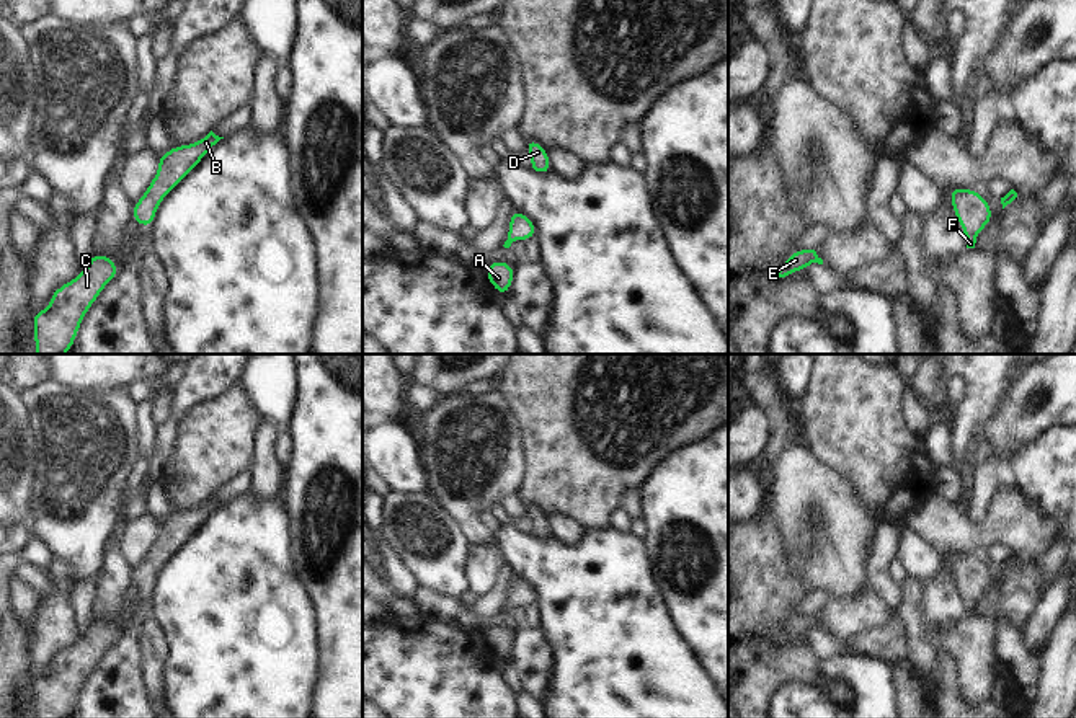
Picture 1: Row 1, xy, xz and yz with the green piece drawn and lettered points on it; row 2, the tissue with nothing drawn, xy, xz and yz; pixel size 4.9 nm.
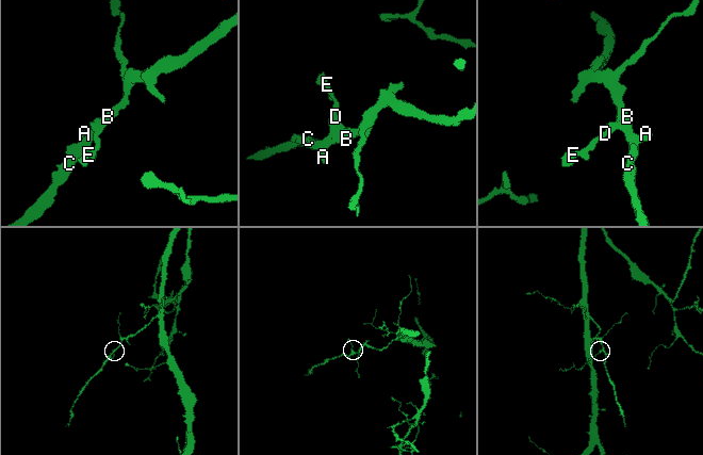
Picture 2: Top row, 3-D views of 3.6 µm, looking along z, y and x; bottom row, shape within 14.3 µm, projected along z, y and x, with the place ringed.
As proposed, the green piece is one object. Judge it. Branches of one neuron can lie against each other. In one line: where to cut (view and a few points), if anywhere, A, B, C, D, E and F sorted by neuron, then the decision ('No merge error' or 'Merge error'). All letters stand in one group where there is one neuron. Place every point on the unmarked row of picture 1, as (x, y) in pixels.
No split. Groups: A B C D E F. No merge error

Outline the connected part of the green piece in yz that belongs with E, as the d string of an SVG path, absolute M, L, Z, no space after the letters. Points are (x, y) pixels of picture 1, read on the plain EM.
M795 615L789 620L787 627L776 638L777 643L785 643L795 636L803 636L807 632L818 628L823 630L823 625L816 620L815 615Z

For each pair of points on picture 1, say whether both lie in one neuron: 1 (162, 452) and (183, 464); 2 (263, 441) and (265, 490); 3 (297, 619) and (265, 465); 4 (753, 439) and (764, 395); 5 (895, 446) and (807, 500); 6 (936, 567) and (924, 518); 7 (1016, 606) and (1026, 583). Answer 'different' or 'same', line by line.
1: different
2: same
3: different
4: different
5: different
6: different
7: same

